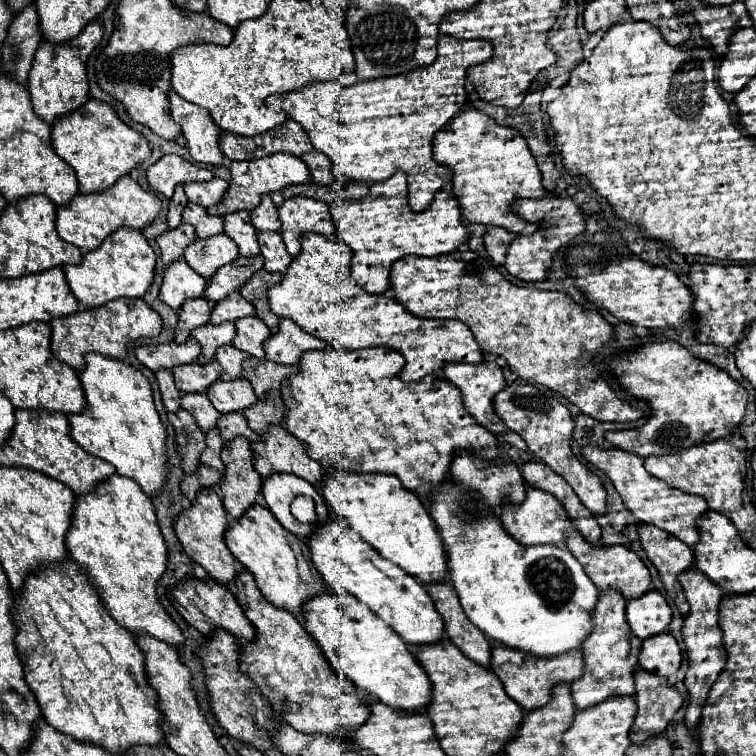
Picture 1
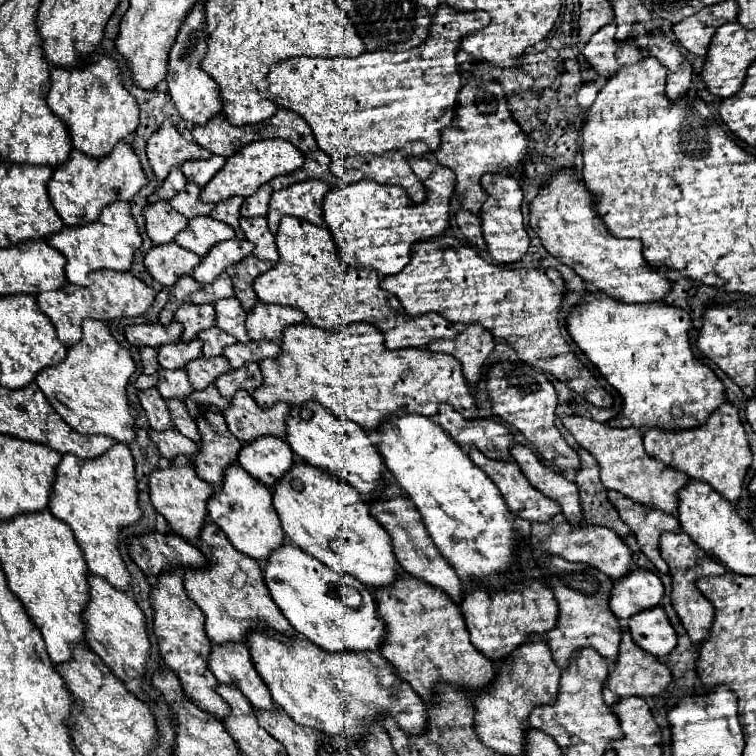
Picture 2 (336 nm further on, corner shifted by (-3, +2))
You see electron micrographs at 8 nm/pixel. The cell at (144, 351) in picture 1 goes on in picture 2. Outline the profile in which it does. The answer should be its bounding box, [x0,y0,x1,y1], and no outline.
[124,321,182,347]

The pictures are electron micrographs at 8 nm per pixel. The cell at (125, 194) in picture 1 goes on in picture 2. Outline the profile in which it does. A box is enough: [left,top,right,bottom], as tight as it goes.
[48,141,148,227]

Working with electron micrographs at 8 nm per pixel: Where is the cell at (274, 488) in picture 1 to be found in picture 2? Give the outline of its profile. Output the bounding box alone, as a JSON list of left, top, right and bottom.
[238,435,294,487]

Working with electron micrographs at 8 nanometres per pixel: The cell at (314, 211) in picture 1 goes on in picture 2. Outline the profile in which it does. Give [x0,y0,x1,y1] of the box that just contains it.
[268,179,330,231]

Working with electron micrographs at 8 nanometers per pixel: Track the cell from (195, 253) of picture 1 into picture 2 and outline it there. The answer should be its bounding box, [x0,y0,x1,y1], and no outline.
[176,217,234,257]

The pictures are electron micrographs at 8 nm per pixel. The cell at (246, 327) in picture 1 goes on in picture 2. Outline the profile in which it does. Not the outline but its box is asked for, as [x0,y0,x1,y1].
[214,297,250,343]

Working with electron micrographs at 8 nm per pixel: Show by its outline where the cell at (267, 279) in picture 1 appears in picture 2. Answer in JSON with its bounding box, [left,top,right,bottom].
[226,255,274,311]

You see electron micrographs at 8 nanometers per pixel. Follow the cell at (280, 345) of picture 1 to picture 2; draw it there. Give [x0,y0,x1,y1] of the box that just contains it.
[246,303,306,343]

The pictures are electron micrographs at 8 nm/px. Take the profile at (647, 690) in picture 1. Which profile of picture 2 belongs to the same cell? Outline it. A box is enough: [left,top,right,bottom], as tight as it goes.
[604,628,672,705]

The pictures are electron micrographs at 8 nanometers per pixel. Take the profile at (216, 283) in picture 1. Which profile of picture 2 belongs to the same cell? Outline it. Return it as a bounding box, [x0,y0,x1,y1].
[192,237,254,285]

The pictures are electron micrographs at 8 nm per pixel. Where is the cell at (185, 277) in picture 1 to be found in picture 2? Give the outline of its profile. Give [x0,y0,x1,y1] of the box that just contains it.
[144,241,200,287]

